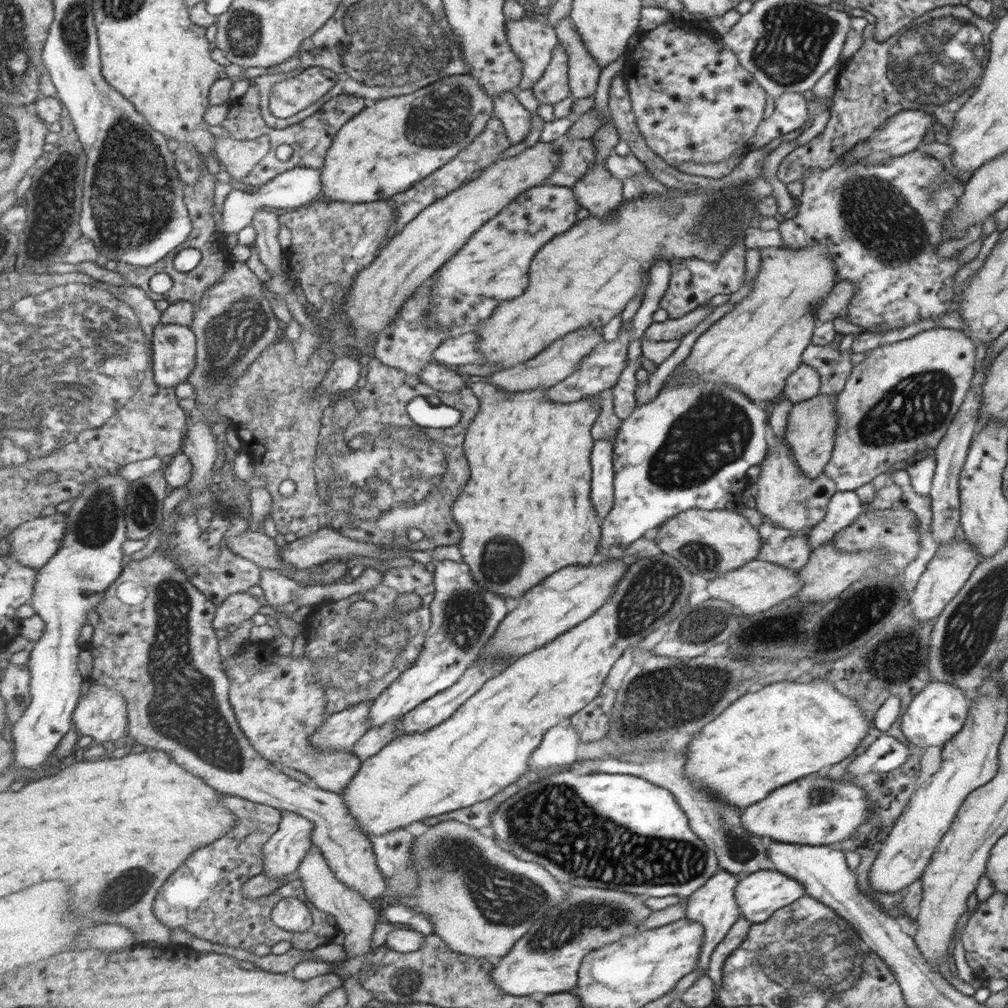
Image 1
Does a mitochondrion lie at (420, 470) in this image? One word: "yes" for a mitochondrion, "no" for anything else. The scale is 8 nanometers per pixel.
yes

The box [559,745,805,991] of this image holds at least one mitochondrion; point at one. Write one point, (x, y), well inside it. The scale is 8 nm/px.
(739, 849)

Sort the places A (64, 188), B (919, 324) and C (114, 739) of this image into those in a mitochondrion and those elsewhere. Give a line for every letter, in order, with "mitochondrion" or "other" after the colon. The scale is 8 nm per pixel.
A: mitochondrion
B: other
C: other

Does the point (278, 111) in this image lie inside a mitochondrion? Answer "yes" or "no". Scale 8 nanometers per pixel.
no

